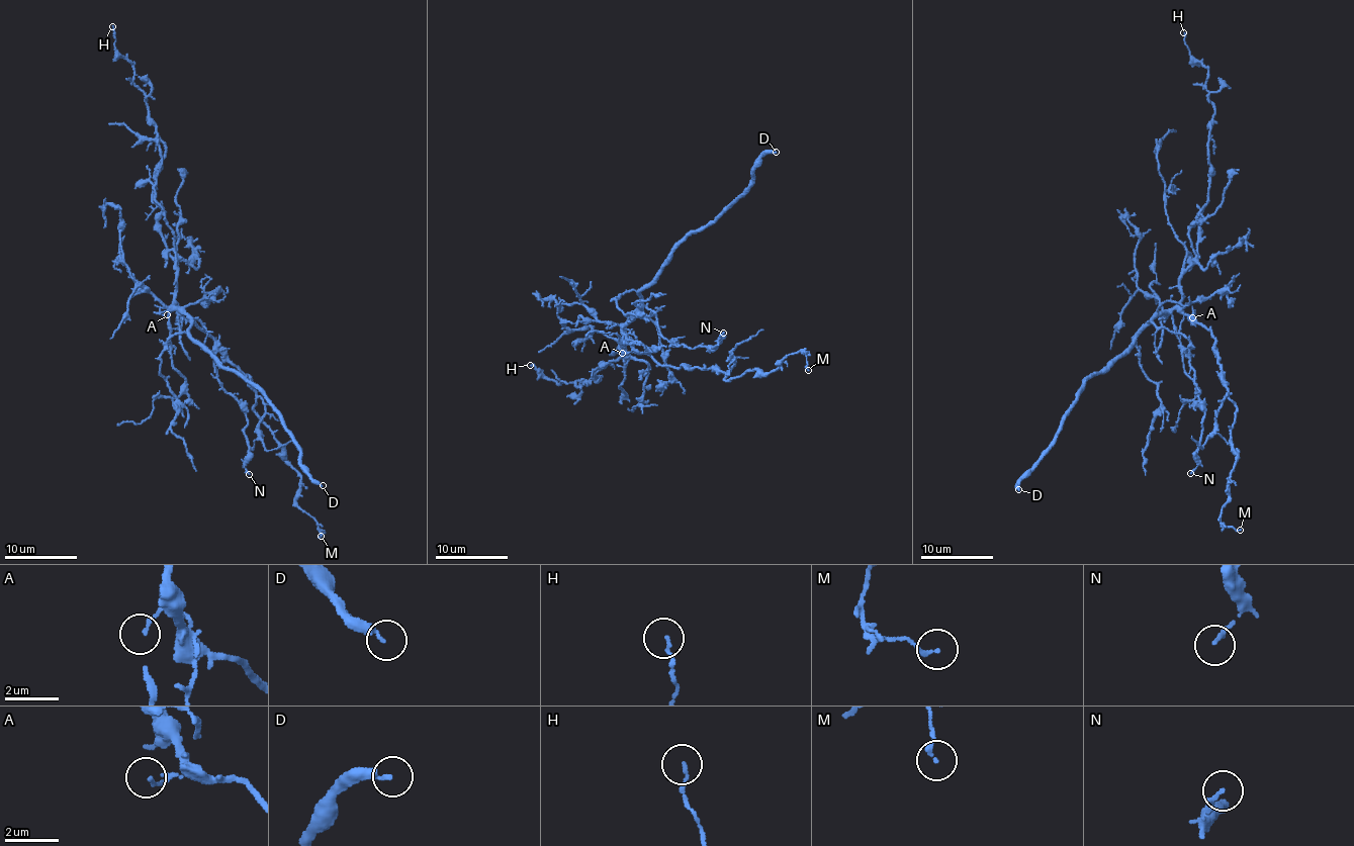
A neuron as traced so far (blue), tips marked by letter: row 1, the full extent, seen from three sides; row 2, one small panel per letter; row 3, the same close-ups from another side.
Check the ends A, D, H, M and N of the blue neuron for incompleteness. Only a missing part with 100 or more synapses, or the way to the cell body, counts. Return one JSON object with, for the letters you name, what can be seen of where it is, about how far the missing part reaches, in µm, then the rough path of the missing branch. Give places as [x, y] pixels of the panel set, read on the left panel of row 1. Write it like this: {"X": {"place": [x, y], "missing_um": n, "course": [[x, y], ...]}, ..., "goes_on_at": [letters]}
{"D": {"place": [323, 485], "missing_um": 45}, "goes_on_at": ["D"]}

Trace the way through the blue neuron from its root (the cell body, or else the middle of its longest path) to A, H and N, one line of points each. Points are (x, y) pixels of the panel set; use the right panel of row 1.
A: (1183, 304), (1183, 311), (1190, 315), (1193, 312), (1192, 317)
H: (1183, 304), (1179, 276), (1196, 257), (1213, 115), (1208, 70), (1189, 55), (1183, 32)
N: (1183, 304), (1160, 311), (1151, 321), (1179, 332), (1190, 343), (1190, 367), (1204, 414), (1197, 467), (1190, 473)

